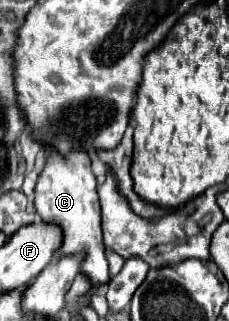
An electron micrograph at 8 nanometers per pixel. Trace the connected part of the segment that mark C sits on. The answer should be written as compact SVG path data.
M50 151L44 171L36 183L34 205L38 217L44 223L52 223L62 229L62 247L58 249L58 257L84 253L80 273L90 279L92 287L106 285L110 281L110 273L104 255L100 231L100 203L96 193L96 177L90 169L90 157L84 151L70 151L66 157L62 157L58 151Z

